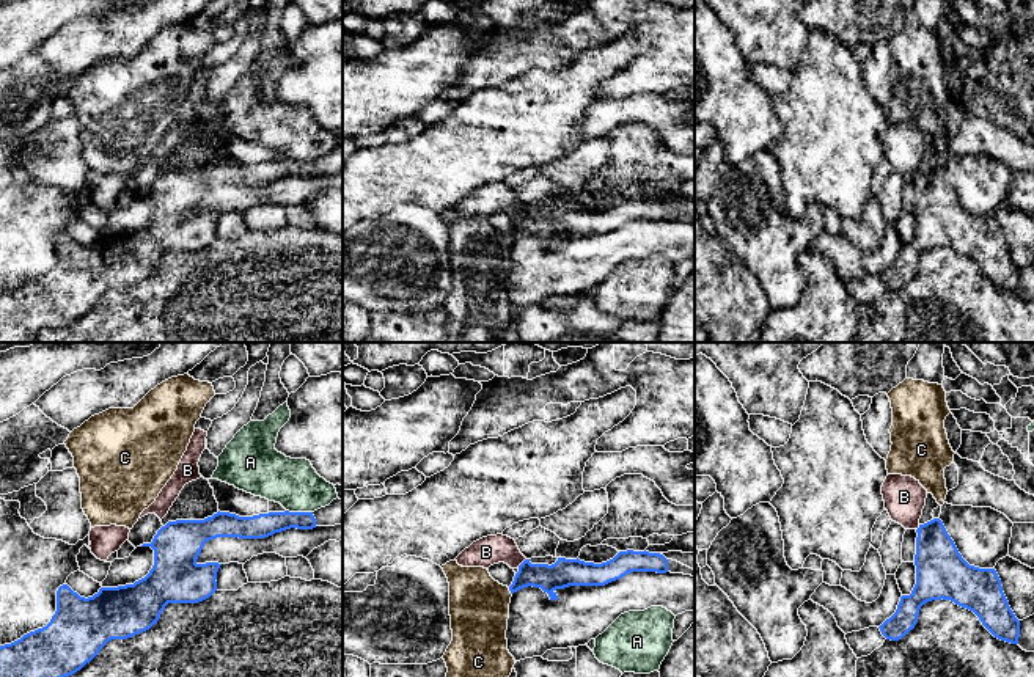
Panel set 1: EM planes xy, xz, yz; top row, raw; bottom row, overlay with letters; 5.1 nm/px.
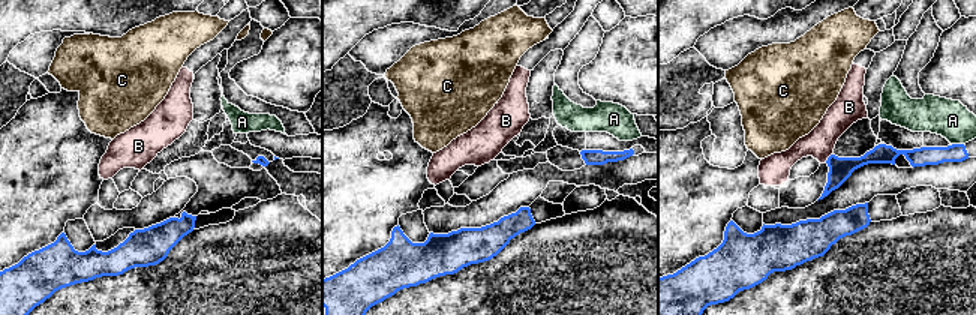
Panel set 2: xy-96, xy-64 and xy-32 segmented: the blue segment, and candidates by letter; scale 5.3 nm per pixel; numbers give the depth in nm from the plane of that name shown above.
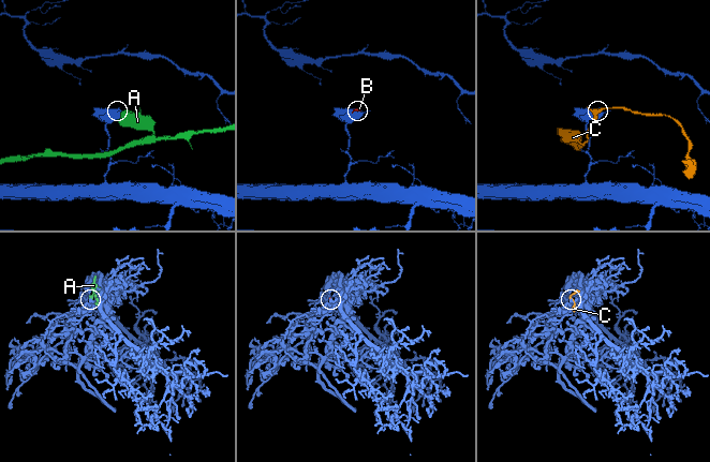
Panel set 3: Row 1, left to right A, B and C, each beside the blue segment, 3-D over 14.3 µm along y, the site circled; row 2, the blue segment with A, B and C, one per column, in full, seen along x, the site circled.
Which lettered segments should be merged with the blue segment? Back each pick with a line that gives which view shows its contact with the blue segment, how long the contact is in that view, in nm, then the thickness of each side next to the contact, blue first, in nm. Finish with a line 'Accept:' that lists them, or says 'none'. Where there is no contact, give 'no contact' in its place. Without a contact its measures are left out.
Accept: none

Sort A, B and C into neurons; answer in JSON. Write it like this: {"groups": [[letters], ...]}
{"groups": [["A"], ["B"], ["C"]]}

